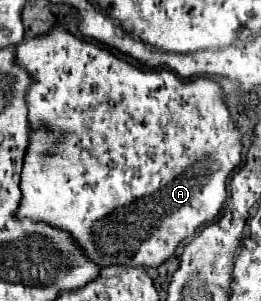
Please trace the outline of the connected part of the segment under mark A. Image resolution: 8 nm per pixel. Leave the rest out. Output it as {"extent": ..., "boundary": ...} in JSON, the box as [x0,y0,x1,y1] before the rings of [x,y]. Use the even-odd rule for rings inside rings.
{"extent":[16,28,240,266],"boundary":[[[54,28],[54,32],[38,38],[26,38],[16,46],[16,58],[26,70],[32,74],[34,84],[28,92],[28,114],[30,122],[36,128],[30,148],[24,158],[24,170],[22,170],[22,204],[18,208],[20,218],[32,218],[42,220],[52,226],[64,228],[72,232],[72,236],[78,240],[78,244],[86,250],[86,256],[94,260],[100,266],[112,266],[112,264],[124,264],[124,266],[160,266],[166,262],[182,238],[194,234],[194,230],[216,218],[220,212],[224,200],[226,200],[226,178],[240,162],[240,134],[234,130],[234,124],[230,120],[228,108],[222,100],[222,92],[216,82],[208,78],[196,78],[196,80],[180,80],[170,70],[140,70],[124,60],[118,60],[108,50],[98,48],[98,44],[74,38],[64,28]],[[44,126],[50,128],[46,134]]]}

